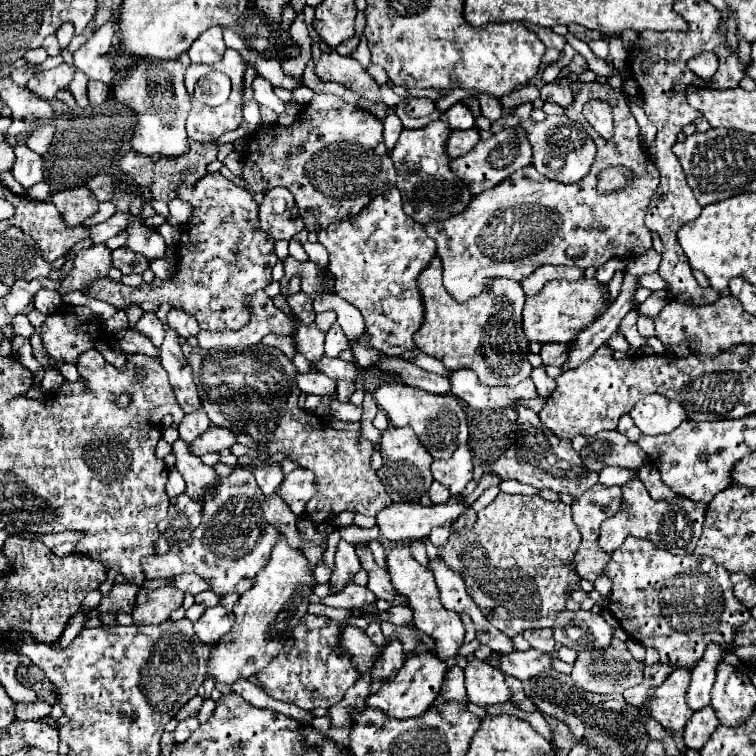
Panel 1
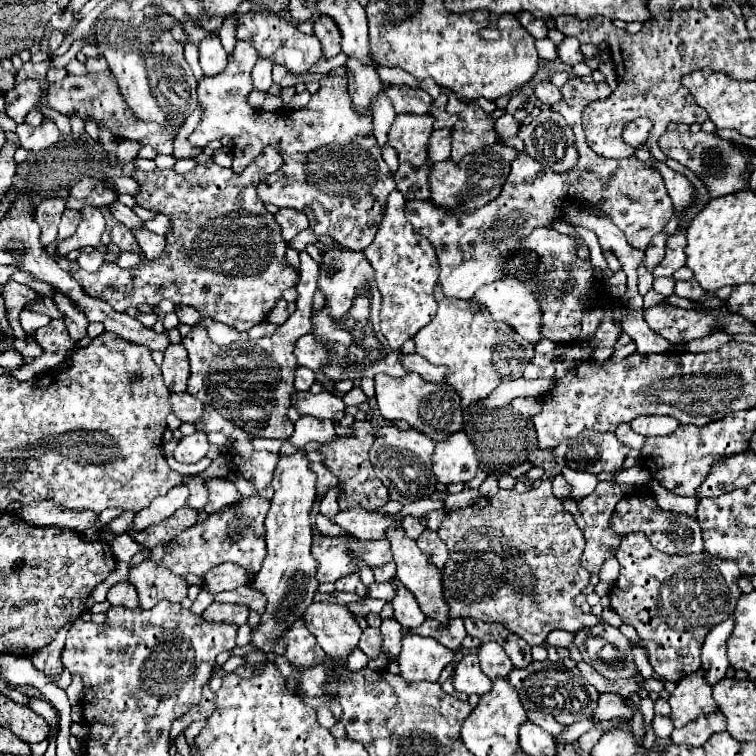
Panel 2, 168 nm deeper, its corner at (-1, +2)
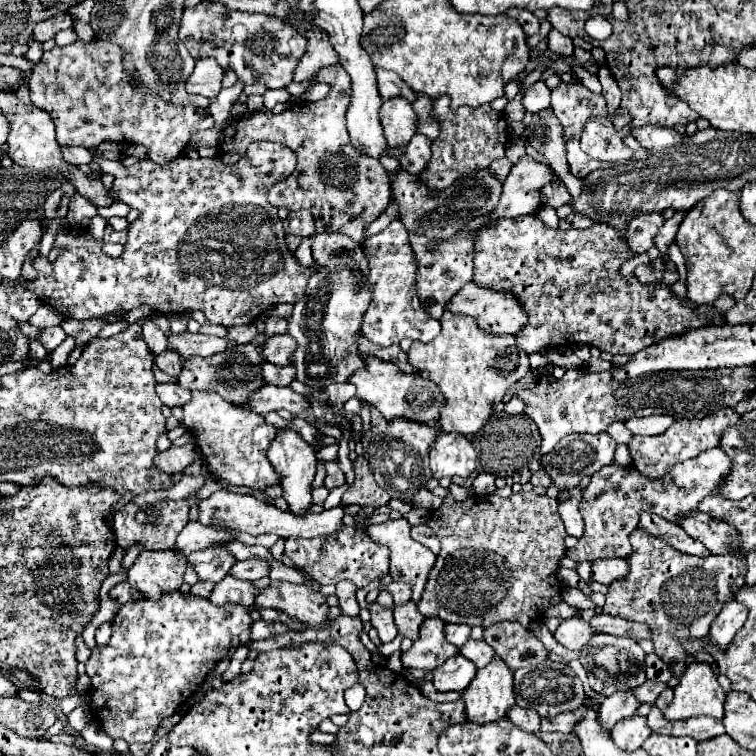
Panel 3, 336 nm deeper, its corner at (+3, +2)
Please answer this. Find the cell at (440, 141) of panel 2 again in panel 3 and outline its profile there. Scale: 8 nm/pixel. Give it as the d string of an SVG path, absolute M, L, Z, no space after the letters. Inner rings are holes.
M415 133L413 139L409 141L409 145L401 151L389 151L389 155L397 157L401 161L401 167L413 175L417 175L419 171L425 169L425 163L429 163L429 155L431 155L431 143L425 135Z

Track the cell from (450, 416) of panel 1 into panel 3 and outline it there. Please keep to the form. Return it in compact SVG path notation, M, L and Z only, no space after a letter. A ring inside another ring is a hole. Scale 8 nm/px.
M363 355L367 367L353 373L349 379L357 387L357 397L373 403L385 419L413 419L415 423L425 423L429 427L437 427L437 415L441 415L441 407L445 407L445 397L437 391L433 381L417 375L403 373L395 363L383 363L377 357Z

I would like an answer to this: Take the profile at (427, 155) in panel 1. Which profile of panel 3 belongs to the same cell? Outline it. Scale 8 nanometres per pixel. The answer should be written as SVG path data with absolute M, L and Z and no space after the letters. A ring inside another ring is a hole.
M395 97L381 107L381 125L389 149L399 149L417 133L417 113L403 97Z

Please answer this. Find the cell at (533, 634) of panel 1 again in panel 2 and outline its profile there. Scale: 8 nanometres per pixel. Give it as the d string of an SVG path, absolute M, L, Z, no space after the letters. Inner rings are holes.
M551 631L549 635L547 635L547 641L551 643L551 645L555 645L555 647L563 647L563 649L567 649L569 653L571 653L571 657L573 659L579 659L579 651L577 651L577 647L575 647L575 633L569 633L569 631Z

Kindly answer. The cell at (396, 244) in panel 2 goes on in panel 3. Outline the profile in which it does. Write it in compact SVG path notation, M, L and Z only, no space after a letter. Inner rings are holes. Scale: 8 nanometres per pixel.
M391 221L391 225L371 235L363 243L363 251L369 259L371 267L371 287L373 287L373 303L369 305L365 317L361 335L367 337L373 343L379 343L383 347L395 345L401 339L417 339L417 341L433 341L437 333L441 333L441 325L437 319L429 317L425 307L421 307L421 299L417 299L415 291L415 275L417 275L417 263L413 259L413 249L409 243L409 235L403 227L403 223Z

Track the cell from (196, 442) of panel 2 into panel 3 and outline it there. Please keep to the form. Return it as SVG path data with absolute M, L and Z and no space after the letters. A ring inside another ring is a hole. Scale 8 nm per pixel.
M193 443L183 445L183 447L173 445L173 447L169 447L167 451L163 451L163 453L157 455L155 465L157 465L163 473L177 473L177 471L183 471L189 463L193 463L193 461L199 457L199 453L197 453L197 455L195 455L195 453L197 453L197 449L195 449Z

